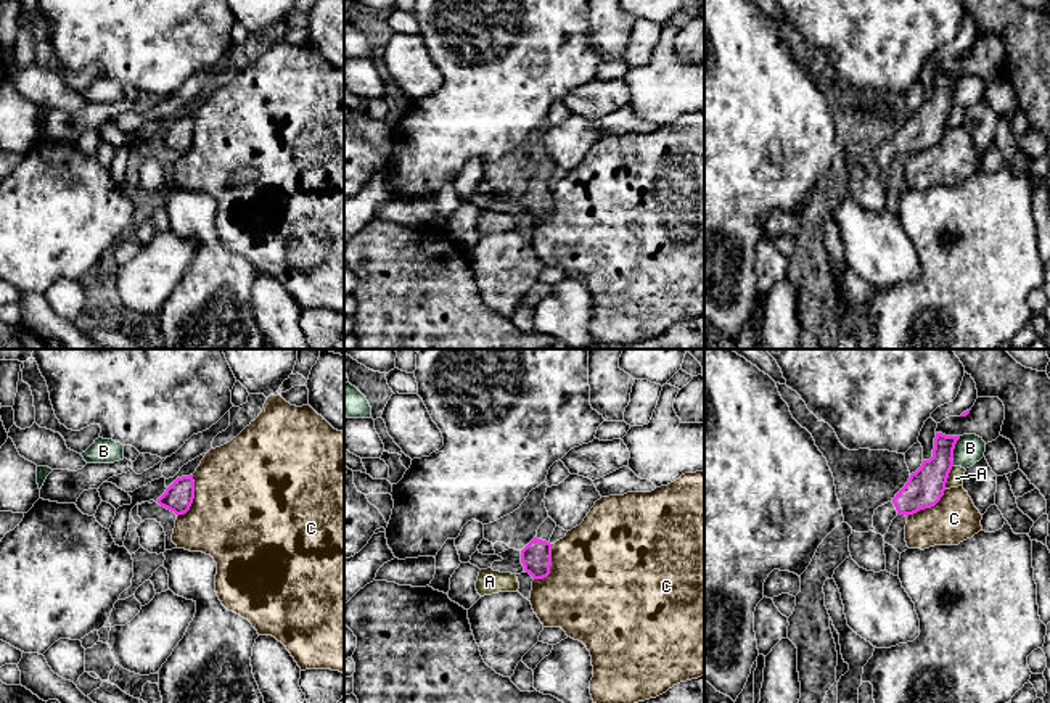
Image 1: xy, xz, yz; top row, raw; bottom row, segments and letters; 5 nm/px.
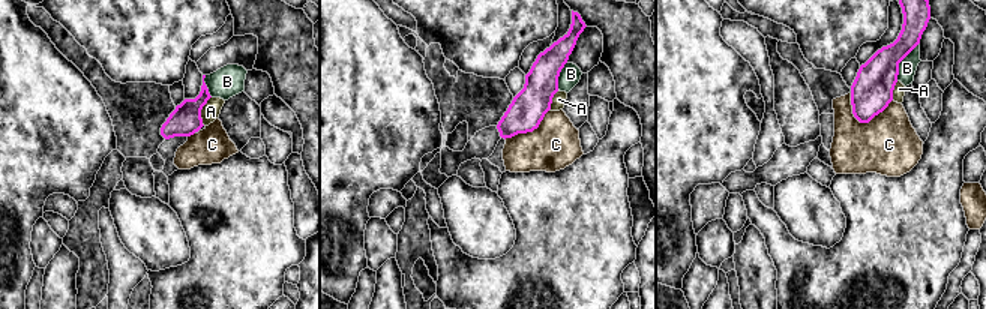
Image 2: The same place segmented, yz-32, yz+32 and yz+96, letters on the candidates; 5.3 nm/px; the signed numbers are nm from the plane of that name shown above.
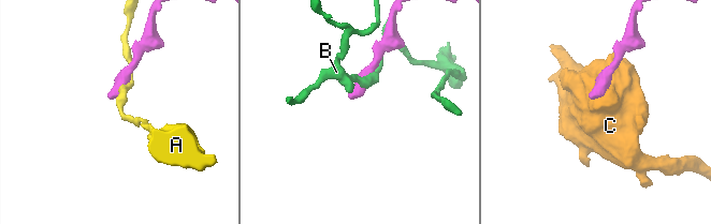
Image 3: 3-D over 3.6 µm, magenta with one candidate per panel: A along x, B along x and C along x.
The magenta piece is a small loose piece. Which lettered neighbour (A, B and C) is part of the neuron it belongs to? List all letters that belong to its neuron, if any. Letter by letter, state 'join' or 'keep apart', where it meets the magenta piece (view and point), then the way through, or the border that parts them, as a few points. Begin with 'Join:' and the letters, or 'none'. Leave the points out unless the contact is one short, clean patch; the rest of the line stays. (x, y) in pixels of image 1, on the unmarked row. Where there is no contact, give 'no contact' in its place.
Join: none
A: keep apart | yz (947, 116)
B: keep apart | yz (952, 90)
C: keep apart | xy (193, 137)

